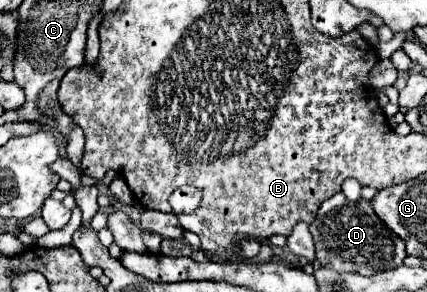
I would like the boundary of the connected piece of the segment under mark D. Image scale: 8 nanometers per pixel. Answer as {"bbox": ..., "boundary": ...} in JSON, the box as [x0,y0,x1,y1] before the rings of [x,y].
{"bbox":[310,192,408,276],"boundary":[[[342,192],[328,198],[310,226],[316,244],[316,260],[336,272],[356,272],[360,276],[372,276],[388,268],[396,268],[408,256],[404,242],[390,232],[384,222],[376,216],[370,200],[350,202]]]}

